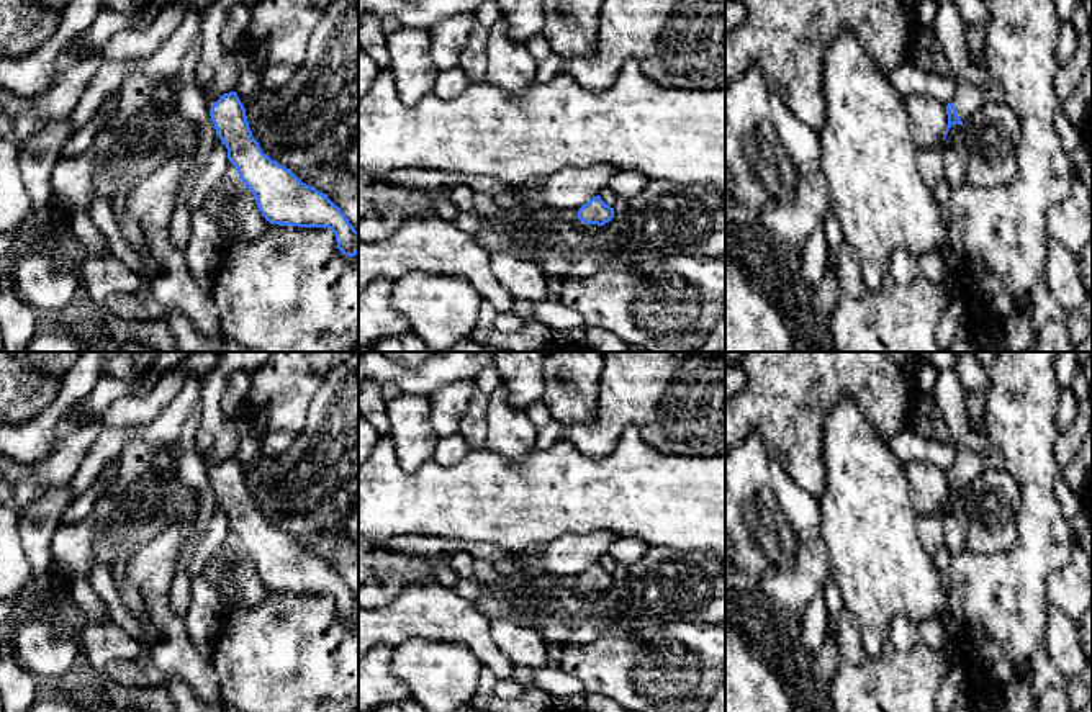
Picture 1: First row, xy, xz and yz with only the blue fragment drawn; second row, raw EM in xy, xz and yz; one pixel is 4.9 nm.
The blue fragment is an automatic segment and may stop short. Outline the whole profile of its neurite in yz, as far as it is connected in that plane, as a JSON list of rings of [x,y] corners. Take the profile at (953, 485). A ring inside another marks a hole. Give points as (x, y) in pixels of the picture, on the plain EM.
[[[959,448],[953,468],[946,471],[948,493],[943,507],[953,491],[964,491],[986,470],[987,466],[979,453]]]

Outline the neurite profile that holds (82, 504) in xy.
[[[118,462],[108,468],[103,468],[95,483],[82,496],[75,498],[75,501],[64,514],[61,524],[72,524],[83,519],[93,509],[98,496],[103,494],[108,484],[116,478],[118,470]]]

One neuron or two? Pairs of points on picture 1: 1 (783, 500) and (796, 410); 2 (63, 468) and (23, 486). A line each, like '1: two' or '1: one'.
1: two
2: one

